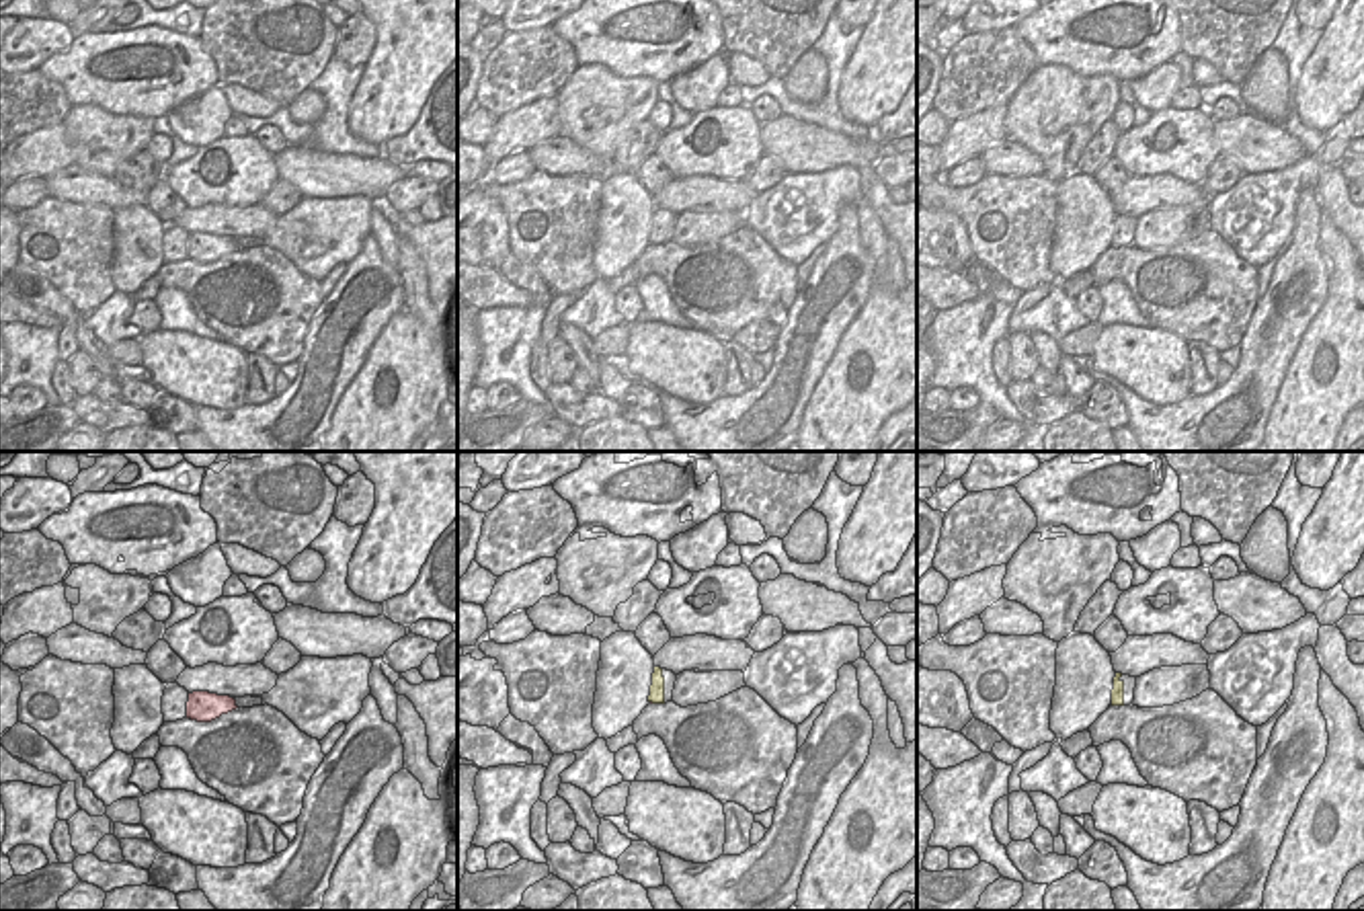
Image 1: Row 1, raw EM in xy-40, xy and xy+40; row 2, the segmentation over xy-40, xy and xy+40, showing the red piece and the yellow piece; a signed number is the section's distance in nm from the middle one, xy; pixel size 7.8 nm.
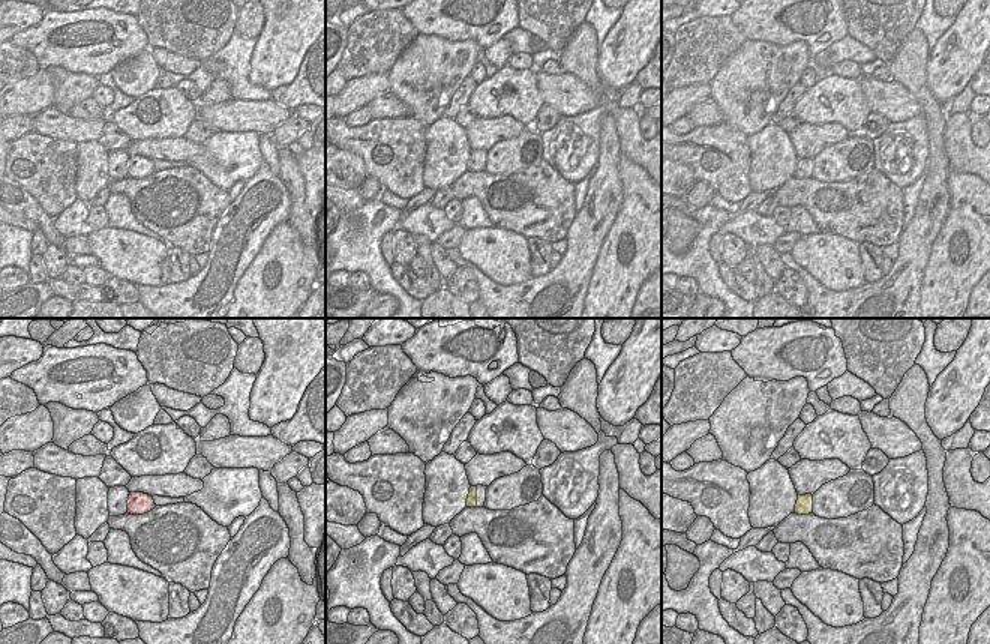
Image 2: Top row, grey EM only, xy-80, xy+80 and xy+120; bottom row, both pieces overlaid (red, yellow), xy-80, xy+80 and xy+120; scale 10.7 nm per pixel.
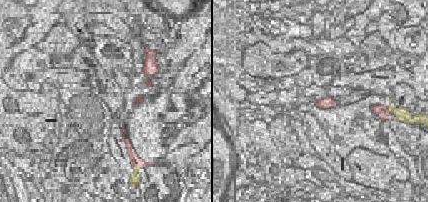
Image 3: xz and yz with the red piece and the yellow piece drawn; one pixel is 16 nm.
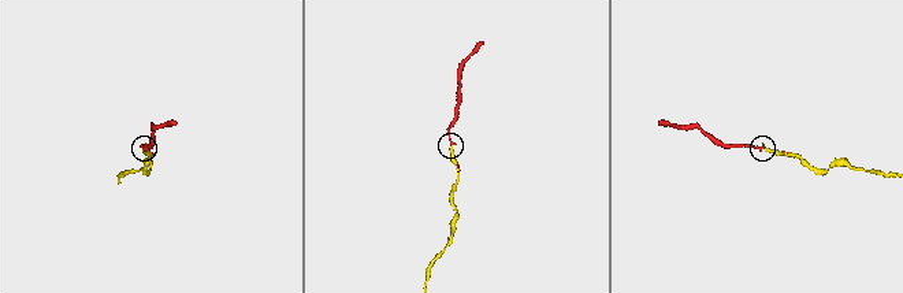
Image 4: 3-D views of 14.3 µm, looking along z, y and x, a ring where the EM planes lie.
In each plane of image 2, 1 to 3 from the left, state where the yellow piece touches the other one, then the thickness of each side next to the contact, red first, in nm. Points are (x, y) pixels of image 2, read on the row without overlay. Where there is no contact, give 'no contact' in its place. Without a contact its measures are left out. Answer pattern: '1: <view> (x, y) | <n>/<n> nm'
1: no contact
2: no contact
3: no contact

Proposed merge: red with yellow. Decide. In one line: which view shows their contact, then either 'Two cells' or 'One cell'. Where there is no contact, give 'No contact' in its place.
No contact. Two cells

